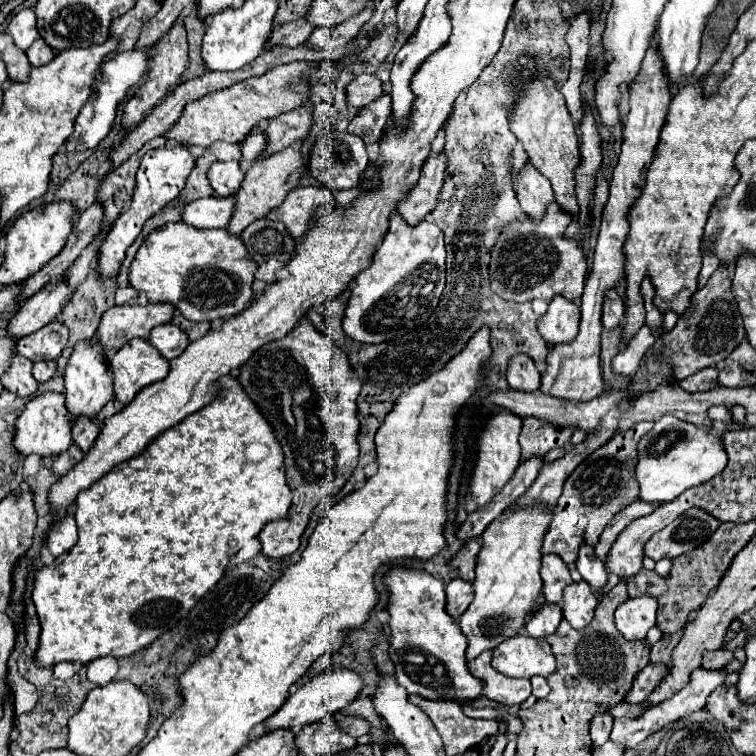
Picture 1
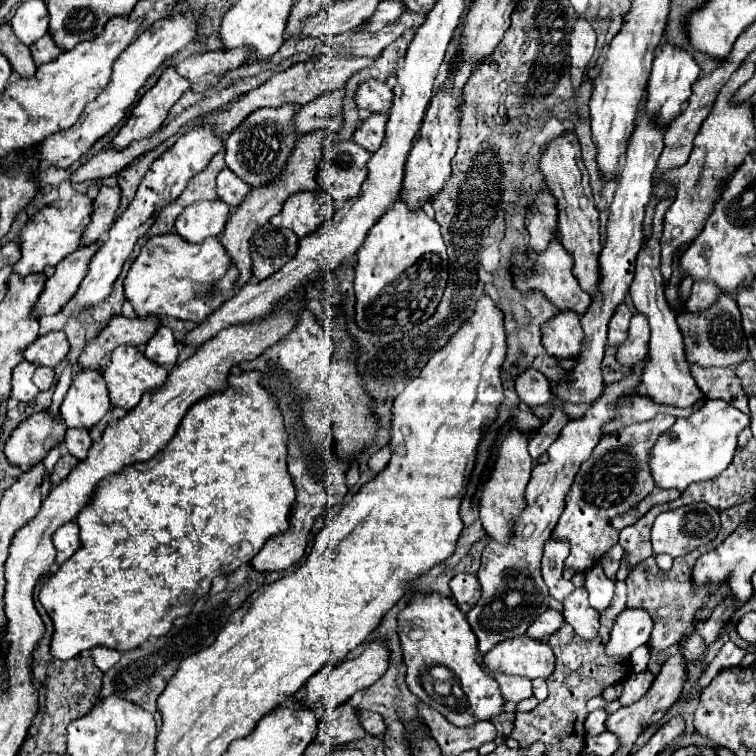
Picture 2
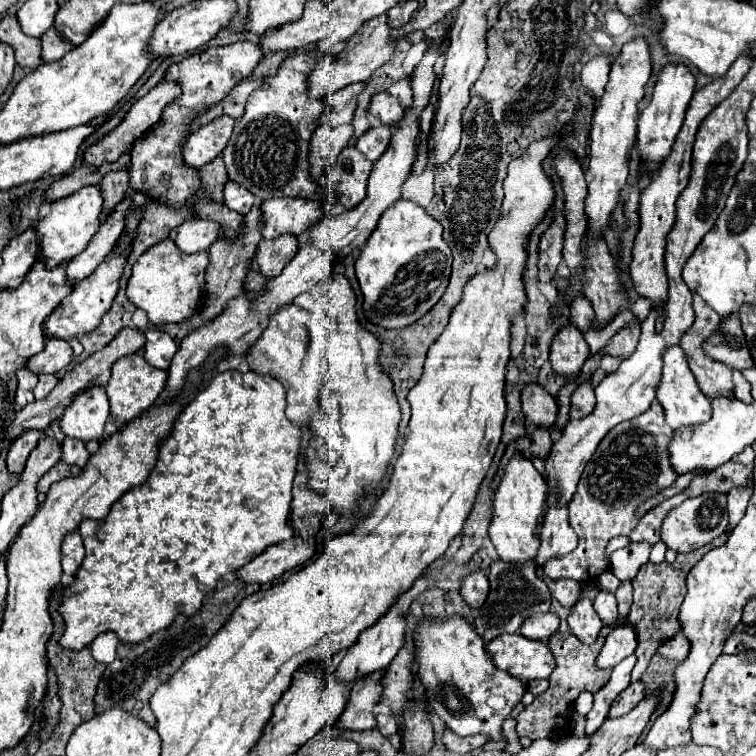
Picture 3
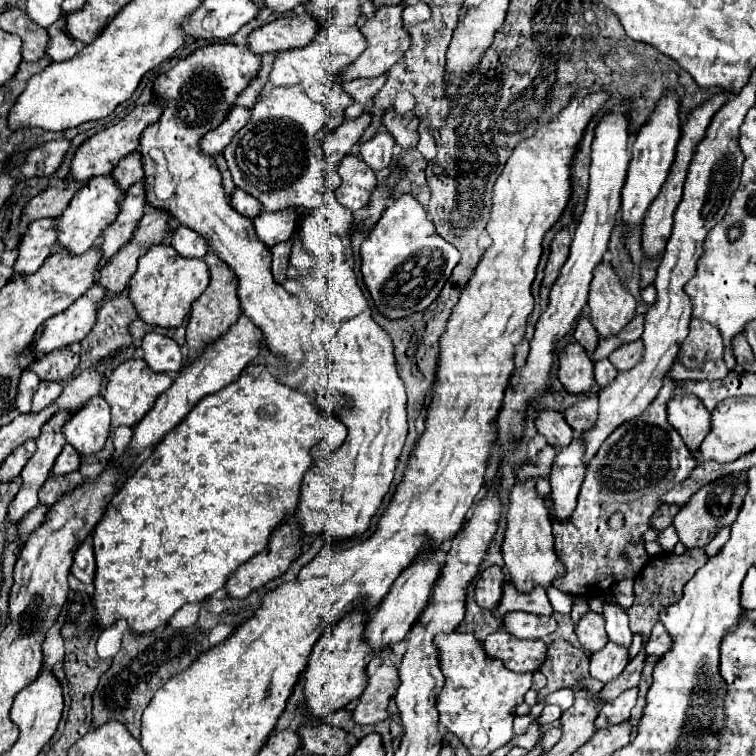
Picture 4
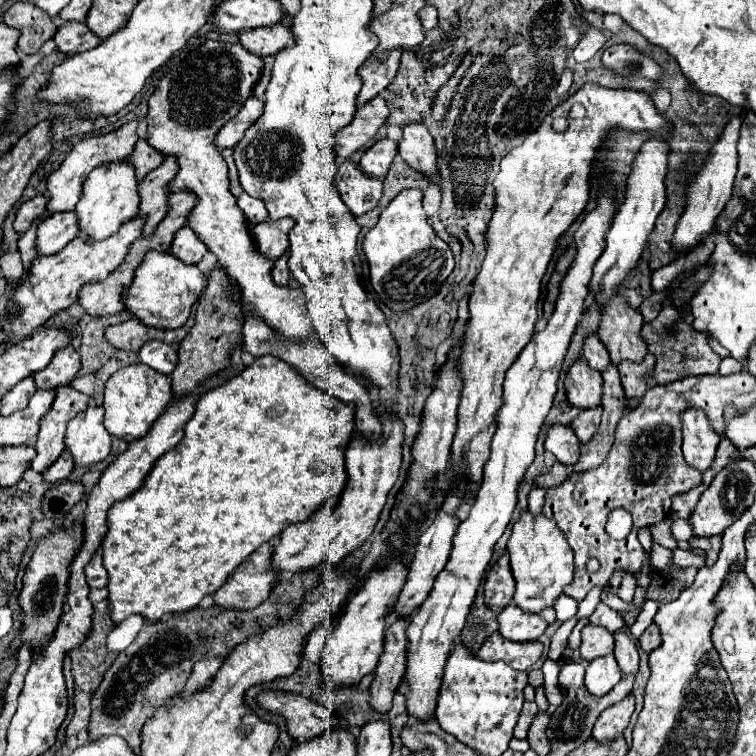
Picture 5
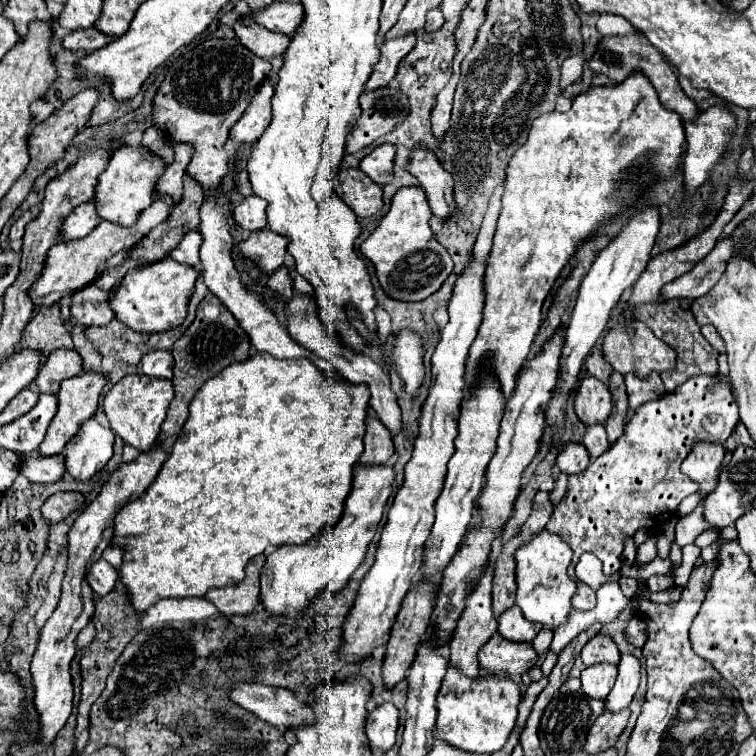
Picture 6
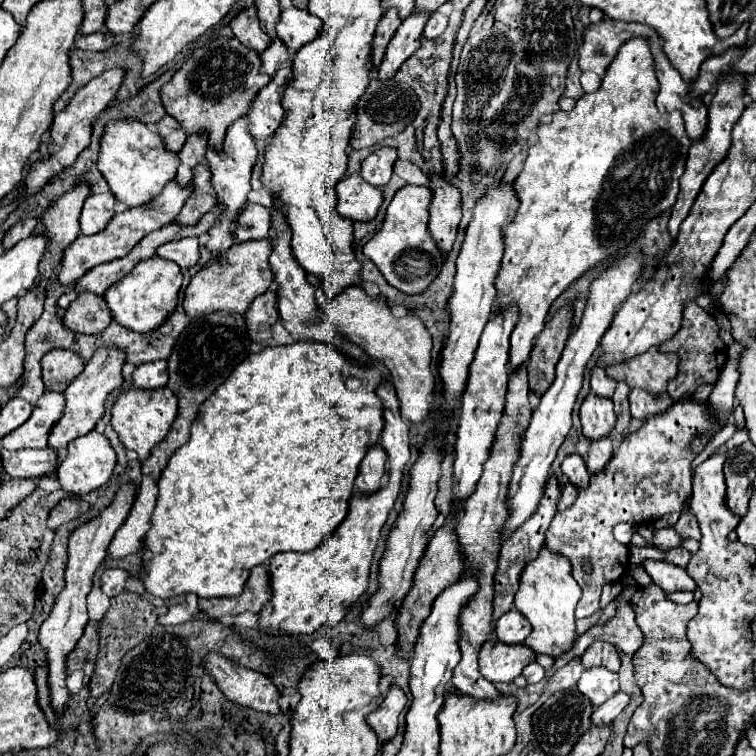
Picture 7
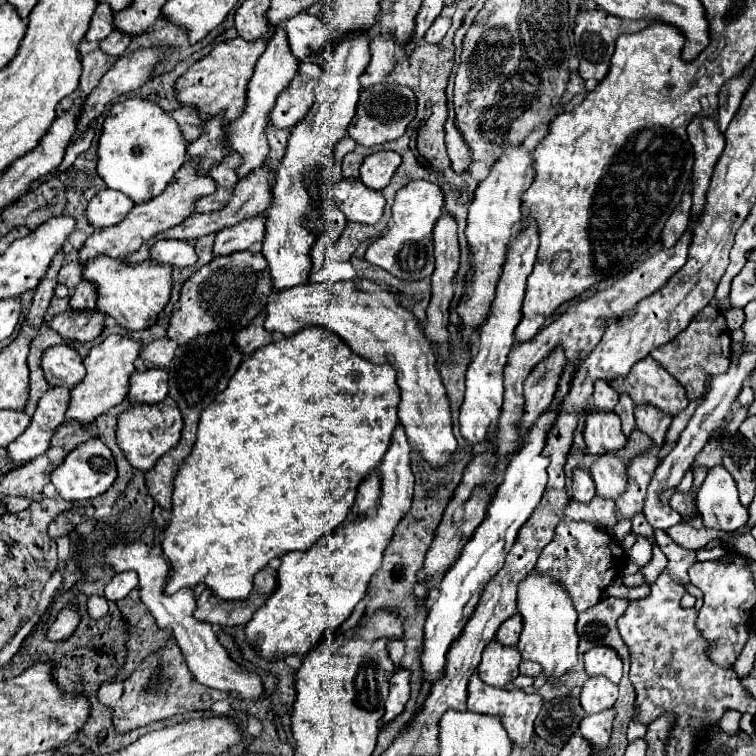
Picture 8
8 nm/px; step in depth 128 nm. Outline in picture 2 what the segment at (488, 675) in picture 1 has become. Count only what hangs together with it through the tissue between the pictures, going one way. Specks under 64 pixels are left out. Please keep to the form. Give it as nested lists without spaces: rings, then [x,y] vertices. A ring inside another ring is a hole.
[[[480,662],[482,670],[486,674],[490,674],[498,684],[500,684],[500,692],[504,696],[504,700],[508,702],[520,702],[524,698],[530,698],[532,696],[532,682],[528,678],[520,678],[520,676],[506,676],[506,674],[498,674],[498,672],[492,672],[484,666],[484,662]]]

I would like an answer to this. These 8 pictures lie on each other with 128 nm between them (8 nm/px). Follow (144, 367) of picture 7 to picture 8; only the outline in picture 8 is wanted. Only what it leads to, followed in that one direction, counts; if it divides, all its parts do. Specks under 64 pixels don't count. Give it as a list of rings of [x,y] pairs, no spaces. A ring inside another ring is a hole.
[[[148,368],[148,370],[136,370],[130,376],[130,392],[128,398],[132,402],[146,402],[156,404],[158,400],[164,400],[168,394],[168,376],[164,368]]]

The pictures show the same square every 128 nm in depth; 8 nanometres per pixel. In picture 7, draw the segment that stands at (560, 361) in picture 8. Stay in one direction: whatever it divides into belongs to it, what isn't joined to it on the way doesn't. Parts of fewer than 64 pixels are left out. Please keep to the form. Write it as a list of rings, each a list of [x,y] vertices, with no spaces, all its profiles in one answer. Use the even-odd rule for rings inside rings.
[[[574,300],[566,302],[546,324],[546,328],[538,334],[534,348],[530,352],[526,370],[528,370],[528,382],[530,390],[536,396],[542,396],[544,390],[548,390],[548,382],[554,380],[554,366],[564,350],[564,344],[570,336],[572,326],[572,308]]]

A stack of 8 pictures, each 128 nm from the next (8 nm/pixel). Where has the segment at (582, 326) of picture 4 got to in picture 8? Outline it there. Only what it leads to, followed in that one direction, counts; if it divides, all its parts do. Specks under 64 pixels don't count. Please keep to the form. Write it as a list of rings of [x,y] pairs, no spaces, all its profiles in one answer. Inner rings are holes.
[[[598,380],[596,386],[594,386],[594,406],[596,408],[602,408],[602,410],[614,410],[616,402],[618,402],[618,392],[614,392],[614,388],[604,382],[604,380]]]

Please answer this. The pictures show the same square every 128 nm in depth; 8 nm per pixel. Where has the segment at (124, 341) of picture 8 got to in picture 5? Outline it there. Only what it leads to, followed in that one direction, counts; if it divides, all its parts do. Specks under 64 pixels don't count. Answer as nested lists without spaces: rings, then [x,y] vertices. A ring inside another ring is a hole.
[[[60,386],[58,396],[50,408],[50,412],[40,420],[40,434],[36,442],[38,456],[30,462],[30,468],[38,474],[42,474],[50,464],[58,460],[62,454],[64,446],[64,434],[66,434],[66,424],[78,414],[88,408],[90,396],[84,396],[82,392],[74,388]]]

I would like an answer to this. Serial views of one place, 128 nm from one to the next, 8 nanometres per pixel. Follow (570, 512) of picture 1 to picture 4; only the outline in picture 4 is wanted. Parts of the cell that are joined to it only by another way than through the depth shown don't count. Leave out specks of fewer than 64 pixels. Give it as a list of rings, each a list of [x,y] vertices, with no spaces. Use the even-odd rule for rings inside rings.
[[[666,378],[648,410],[638,416],[636,422],[624,422],[604,440],[586,468],[586,478],[580,486],[578,506],[572,518],[566,522],[552,522],[554,550],[566,568],[566,572],[552,582],[558,590],[570,596],[602,596],[616,580],[636,576],[648,562],[650,556],[640,544],[642,534],[648,530],[648,516],[662,504],[660,496],[664,492],[692,474],[690,452],[686,446],[680,446],[678,432],[666,420],[666,404],[672,398],[674,386],[676,384]],[[614,512],[624,514],[624,526],[620,530],[608,526]],[[624,554],[632,556],[634,568],[628,568],[628,560],[622,560]]]

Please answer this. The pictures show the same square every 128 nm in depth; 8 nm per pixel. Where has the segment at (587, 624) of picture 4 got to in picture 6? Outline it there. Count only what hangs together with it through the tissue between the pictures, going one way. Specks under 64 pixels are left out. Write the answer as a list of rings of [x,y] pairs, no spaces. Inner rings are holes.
[[[596,634],[594,638],[590,638],[588,644],[582,648],[580,656],[586,666],[600,664],[600,662],[610,662],[610,664],[620,662],[620,652],[618,652],[614,640],[606,634]]]

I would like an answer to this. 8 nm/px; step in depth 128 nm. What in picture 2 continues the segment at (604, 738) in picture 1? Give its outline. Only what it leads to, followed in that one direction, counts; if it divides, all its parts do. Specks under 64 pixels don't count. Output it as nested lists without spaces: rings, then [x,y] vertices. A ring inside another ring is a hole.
[[[594,710],[594,712],[590,712],[588,714],[588,718],[586,718],[586,734],[588,736],[598,736],[598,734],[602,734],[604,730],[606,730],[606,718],[608,718],[608,714],[604,712],[604,710]]]

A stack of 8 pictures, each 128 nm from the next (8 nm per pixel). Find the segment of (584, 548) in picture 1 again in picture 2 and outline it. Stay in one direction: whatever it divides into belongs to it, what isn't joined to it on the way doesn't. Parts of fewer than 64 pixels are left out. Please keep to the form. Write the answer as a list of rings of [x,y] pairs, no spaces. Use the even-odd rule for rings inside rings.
[[[594,564],[592,568],[584,570],[586,576],[586,590],[590,594],[590,604],[592,608],[596,608],[598,612],[602,612],[604,608],[608,608],[612,596],[614,596],[614,582],[606,578],[604,570],[600,564]]]

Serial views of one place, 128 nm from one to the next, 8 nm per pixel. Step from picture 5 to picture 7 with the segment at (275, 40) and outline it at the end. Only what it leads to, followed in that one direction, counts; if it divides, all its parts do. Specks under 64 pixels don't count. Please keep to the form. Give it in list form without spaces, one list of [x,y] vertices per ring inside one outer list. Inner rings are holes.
[[[244,8],[232,22],[230,28],[234,32],[234,36],[246,46],[252,48],[256,52],[264,52],[270,46],[270,38],[268,34],[260,28],[260,20],[256,16],[256,8]]]

